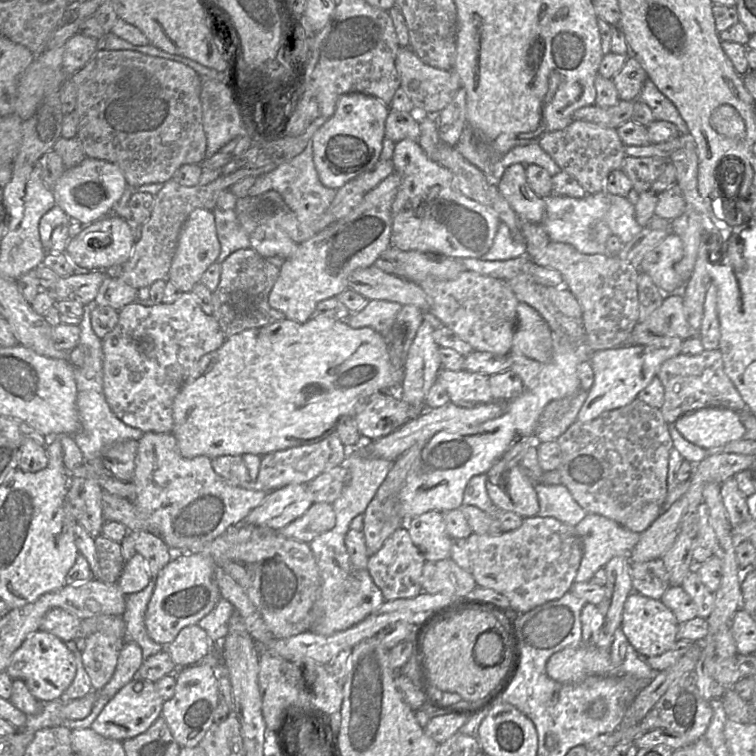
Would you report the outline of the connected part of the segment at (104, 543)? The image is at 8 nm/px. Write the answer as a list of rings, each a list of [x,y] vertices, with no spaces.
[[[100,535],[95,539],[95,547],[100,567],[99,580],[104,583],[118,583],[125,565],[121,545]]]

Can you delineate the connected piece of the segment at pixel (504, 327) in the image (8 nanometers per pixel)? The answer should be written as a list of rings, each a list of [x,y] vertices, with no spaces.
[[[464,271],[455,279],[438,280],[427,277],[418,285],[429,298],[429,312],[433,313],[442,325],[450,328],[461,339],[469,343],[474,351],[490,352],[497,355],[508,355],[510,353],[519,300],[505,282],[491,276]]]

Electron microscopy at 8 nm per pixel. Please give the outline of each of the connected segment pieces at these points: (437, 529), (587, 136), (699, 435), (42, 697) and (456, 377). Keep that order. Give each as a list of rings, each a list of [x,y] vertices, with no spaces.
[[[428,511],[405,524],[414,545],[426,561],[450,558],[452,538],[446,531],[443,512]]]
[[[573,120],[562,130],[542,135],[538,144],[561,170],[578,181],[587,195],[604,191],[606,178],[611,172],[622,168],[627,156],[617,129],[585,120]]]
[[[706,407],[680,416],[674,426],[690,443],[709,449],[743,438],[745,427],[737,412]]]
[[[39,629],[29,635],[15,651],[5,672],[13,680],[24,681],[35,699],[49,703],[59,701],[72,684],[77,673],[77,662],[64,641]]]
[[[441,368],[436,379],[446,388],[450,402],[456,405],[471,407],[492,401],[489,376],[487,375]]]

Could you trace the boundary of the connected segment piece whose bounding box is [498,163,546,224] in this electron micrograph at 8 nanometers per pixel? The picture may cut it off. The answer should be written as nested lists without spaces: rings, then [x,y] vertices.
[[[520,163],[509,166],[498,182],[498,188],[521,219],[539,224],[546,214],[546,201],[527,183],[525,168],[526,165]]]

